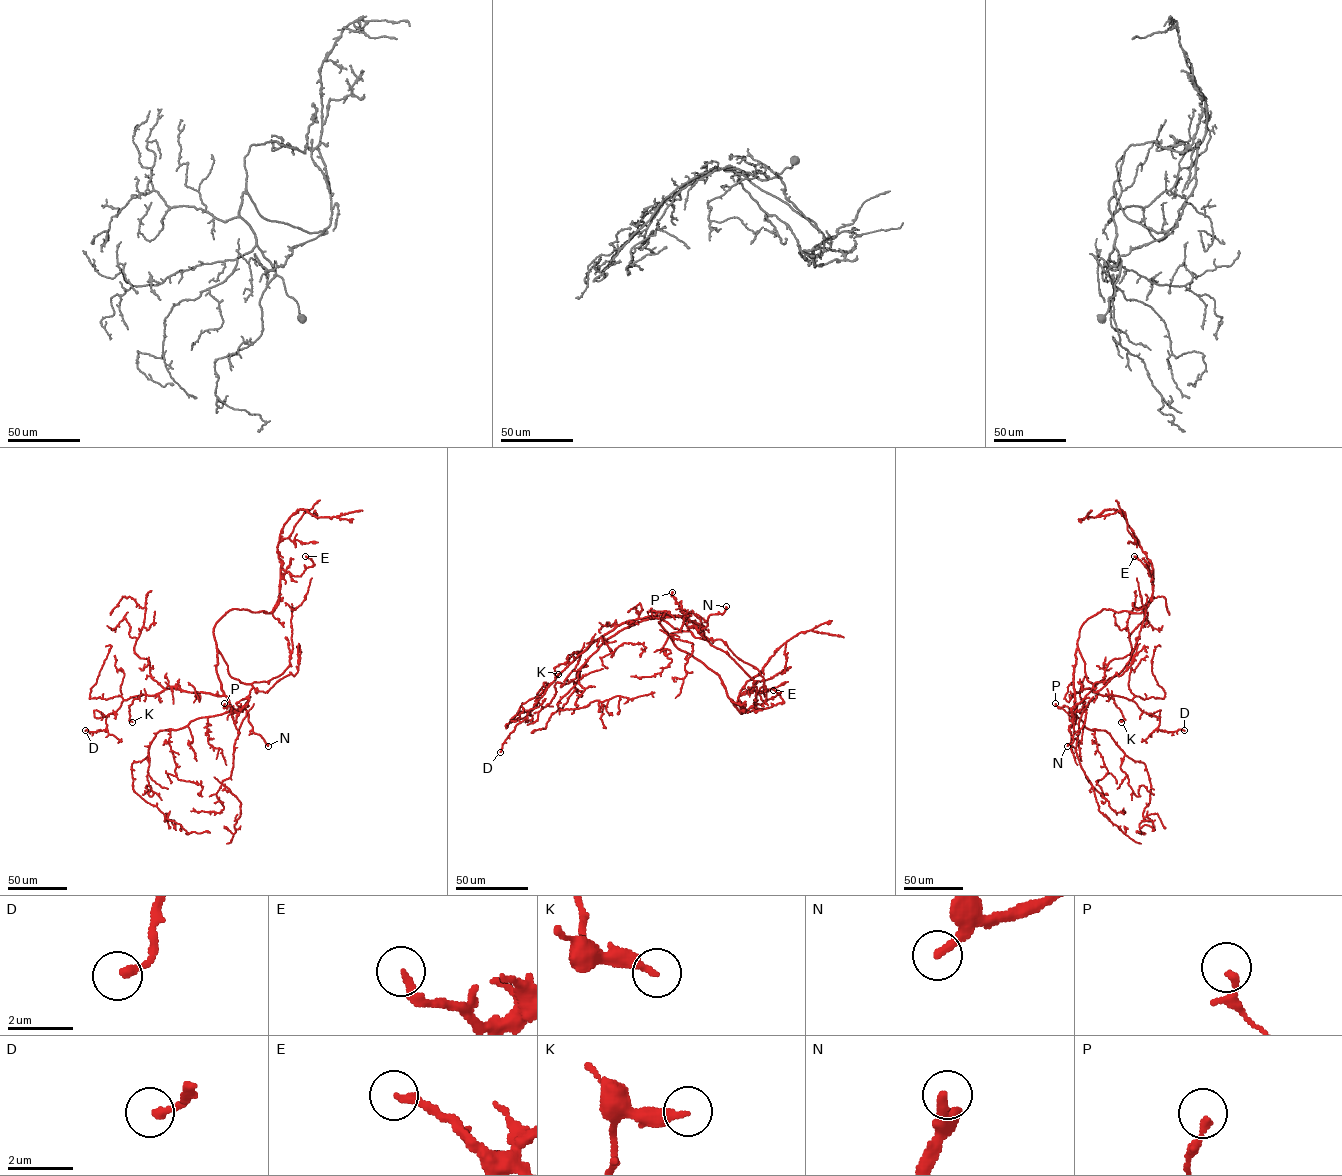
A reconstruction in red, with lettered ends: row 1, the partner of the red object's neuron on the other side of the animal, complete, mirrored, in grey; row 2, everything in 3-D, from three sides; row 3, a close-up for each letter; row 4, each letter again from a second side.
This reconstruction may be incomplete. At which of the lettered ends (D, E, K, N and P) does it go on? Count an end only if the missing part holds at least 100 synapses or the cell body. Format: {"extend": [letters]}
{"extend": ["N"]}

